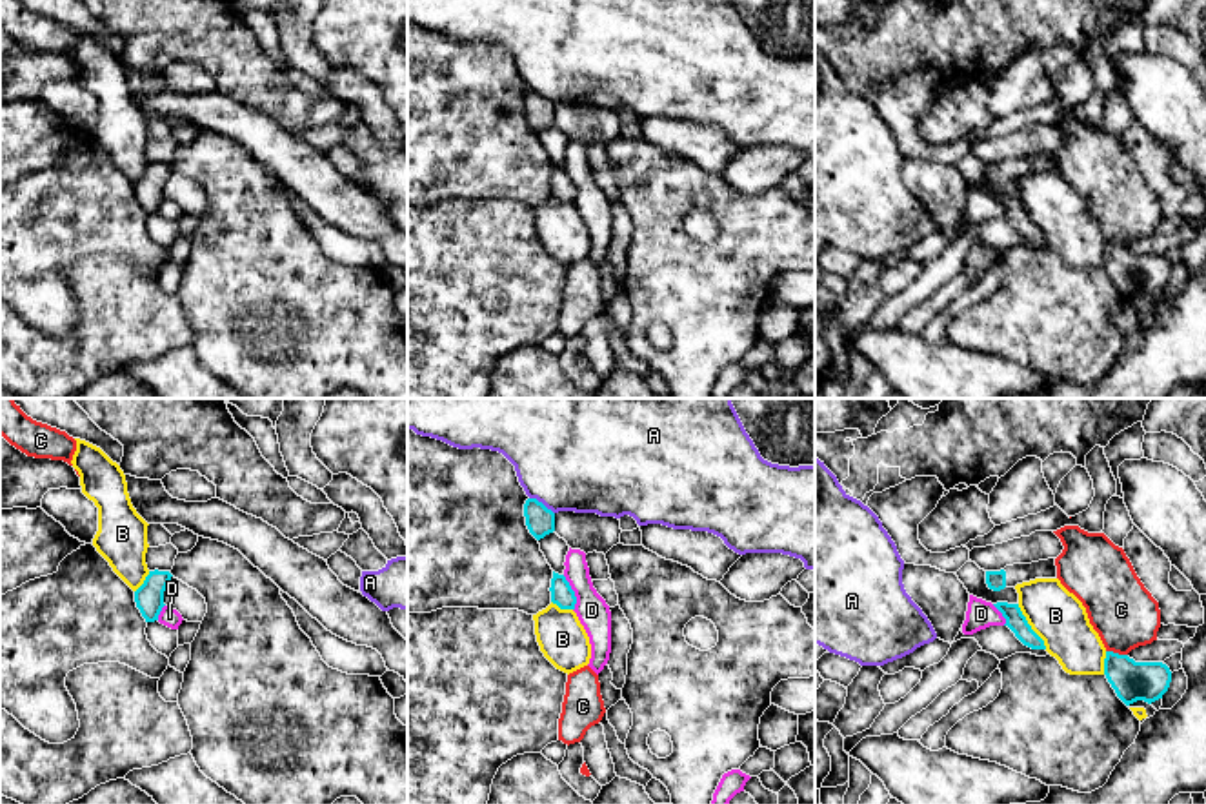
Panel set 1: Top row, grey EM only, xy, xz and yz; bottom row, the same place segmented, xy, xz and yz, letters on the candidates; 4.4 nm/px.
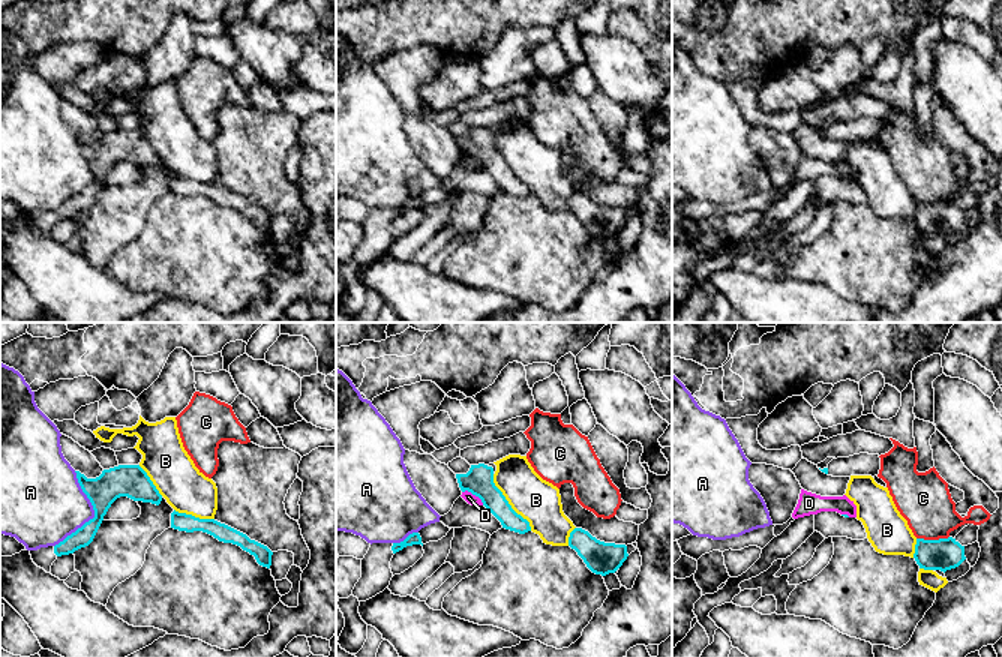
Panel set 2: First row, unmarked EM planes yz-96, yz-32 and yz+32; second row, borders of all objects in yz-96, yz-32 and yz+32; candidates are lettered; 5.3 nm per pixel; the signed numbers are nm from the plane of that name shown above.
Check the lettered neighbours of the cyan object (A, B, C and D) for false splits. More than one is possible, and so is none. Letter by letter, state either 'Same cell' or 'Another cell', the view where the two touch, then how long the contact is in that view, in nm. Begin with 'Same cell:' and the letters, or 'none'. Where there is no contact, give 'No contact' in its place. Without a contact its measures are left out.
Same cell: none
A: Another cell. Touches cyan in xz. Shared border 130 nm
B: Another cell. Touches cyan in yz. Shared border 240 nm
C: Another cell. Touches cyan in yz. Shared border 100 nm
D: Another cell. Touches cyan in xz. Shared border 170 nm

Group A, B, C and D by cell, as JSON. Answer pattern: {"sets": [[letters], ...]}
{"sets": [["A"], ["B"], ["C"], ["D"]]}

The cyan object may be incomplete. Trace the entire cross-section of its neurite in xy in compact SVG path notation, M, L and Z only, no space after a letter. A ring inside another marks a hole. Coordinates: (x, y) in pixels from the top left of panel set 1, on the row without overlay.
M149 164L144 176L135 184L135 195L146 215L158 213L164 196L164 184L171 173L169 164Z

